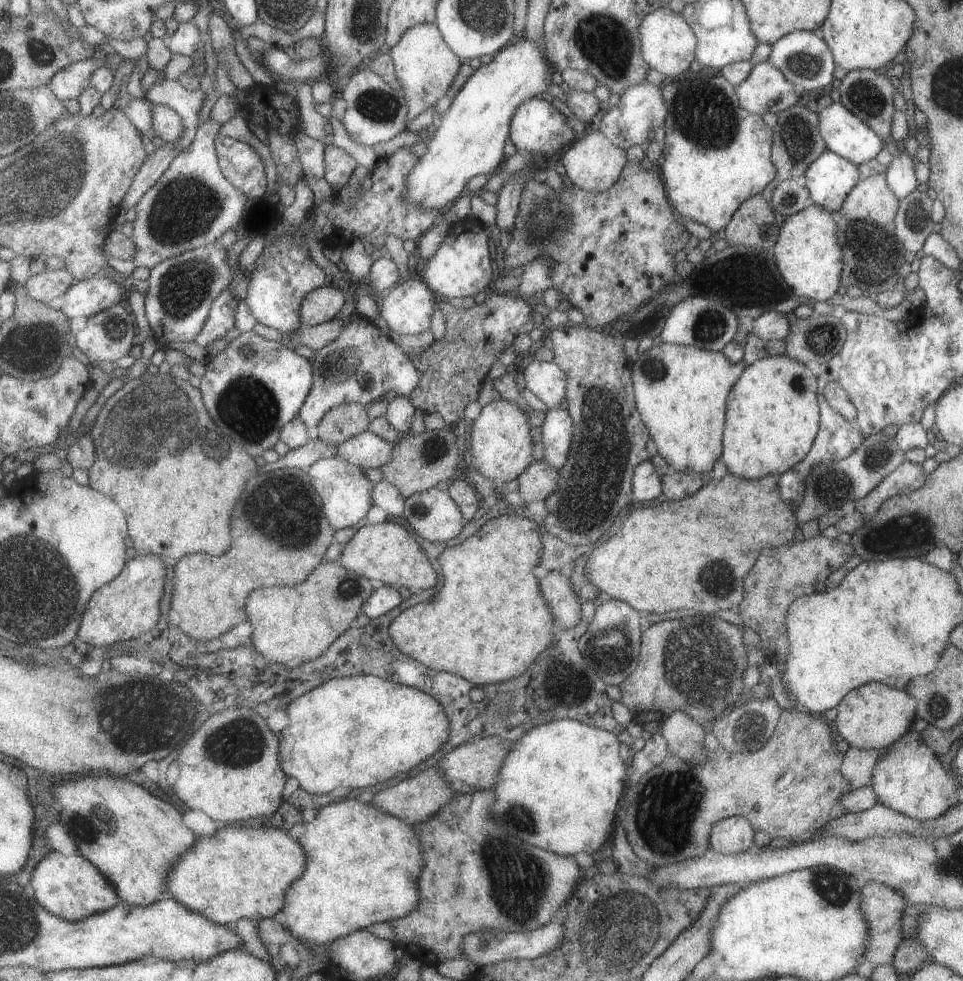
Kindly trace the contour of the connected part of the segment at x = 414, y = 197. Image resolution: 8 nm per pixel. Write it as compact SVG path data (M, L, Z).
M545 34L538 40L529 40L524 37L515 39L503 51L493 56L494 59L487 64L480 65L469 82L458 92L451 102L442 107L441 124L433 138L428 138L427 150L420 157L413 172L408 175L406 195L408 203L423 205L425 208L439 209L445 204L455 202L465 190L469 178L483 174L487 178L495 175L506 159L505 146L512 133L513 117L519 107L535 97L548 97L547 90L551 86L551 78L557 68L548 56Z

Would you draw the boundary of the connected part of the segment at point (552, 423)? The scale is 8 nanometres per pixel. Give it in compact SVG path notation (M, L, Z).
M562 405L547 410L541 426L545 460L561 470L568 463L574 439L574 420L567 408Z

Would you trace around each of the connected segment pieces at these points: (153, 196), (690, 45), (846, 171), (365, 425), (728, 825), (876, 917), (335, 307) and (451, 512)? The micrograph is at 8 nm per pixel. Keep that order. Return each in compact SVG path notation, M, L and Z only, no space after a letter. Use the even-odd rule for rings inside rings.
M213 118L200 125L195 140L172 160L171 166L165 171L165 174L145 194L135 208L136 217L133 221L133 237L137 247L135 258L124 261L108 254L105 248L103 254L107 258L108 266L123 273L126 277L131 277L131 274L139 266L143 266L143 268L146 266L151 270L168 258L214 243L217 238L225 235L227 230L235 228L245 218L245 212L255 210L255 202L240 188L237 188L225 176L220 167L221 160L216 151L216 138L221 128L223 128L223 123Z
M661 6L644 16L640 24L640 45L641 54L649 68L661 72L666 78L685 72L695 60L696 36L681 14L667 6Z
M827 148L809 164L801 179L812 202L834 215L857 181L857 165Z
M338 404L323 417L314 435L326 443L340 445L368 431L371 423L366 405Z
M739 815L724 818L712 824L708 849L722 855L742 853L755 846L753 834L755 833L752 824Z
M867 881L860 888L860 909L867 923L869 940L864 952L864 960L875 965L886 965L892 962L894 952L902 942L901 914L905 904L904 896L894 888L884 884Z
M328 282L316 288L304 298L302 324L315 326L335 319L347 301L346 292L336 283Z
M437 487L407 497L402 516L416 534L433 542L457 538L467 521L450 491Z

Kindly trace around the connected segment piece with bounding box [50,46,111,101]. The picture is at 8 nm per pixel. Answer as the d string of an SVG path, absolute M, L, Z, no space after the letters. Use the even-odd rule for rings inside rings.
M110 47L94 51L88 59L77 61L60 70L51 81L53 92L63 101L77 99L87 88L92 86L92 78L101 67L110 64Z

